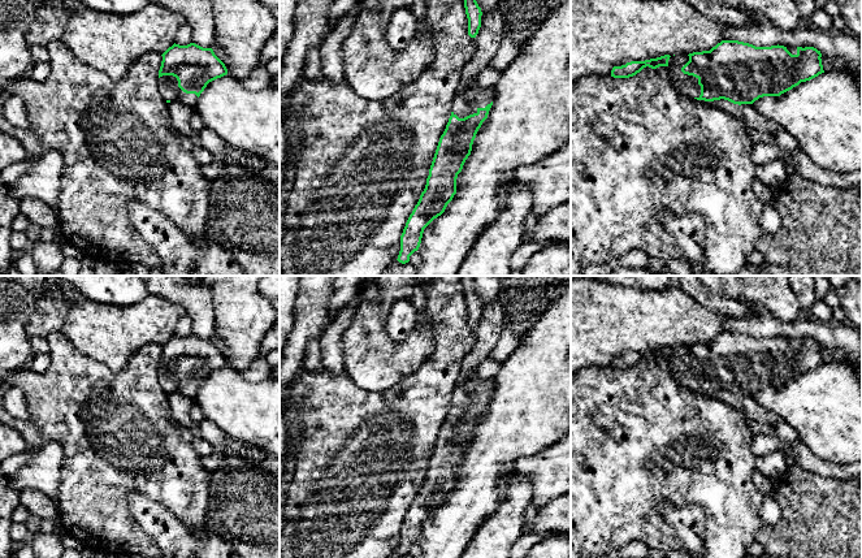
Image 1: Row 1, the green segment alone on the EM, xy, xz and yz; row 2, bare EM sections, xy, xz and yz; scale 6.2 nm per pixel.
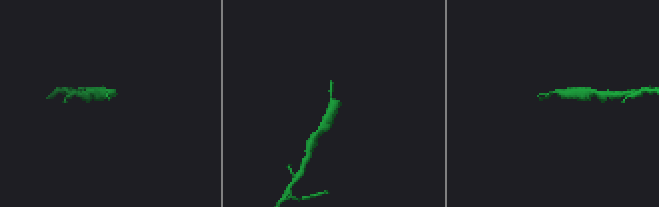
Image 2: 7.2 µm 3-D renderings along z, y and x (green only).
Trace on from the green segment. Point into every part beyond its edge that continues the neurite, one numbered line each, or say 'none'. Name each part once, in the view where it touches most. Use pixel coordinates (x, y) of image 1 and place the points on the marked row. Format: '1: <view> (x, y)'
1: xy (168, 85)

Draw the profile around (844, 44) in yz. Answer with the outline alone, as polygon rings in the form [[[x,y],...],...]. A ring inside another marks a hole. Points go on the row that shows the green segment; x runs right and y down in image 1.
[[[749,21],[741,27],[728,27],[723,40],[738,40],[755,47],[814,47],[827,59],[841,59],[850,65],[862,66],[862,51],[857,36],[850,31],[835,33],[819,30],[810,25],[798,25],[792,31],[784,31],[774,25]]]

